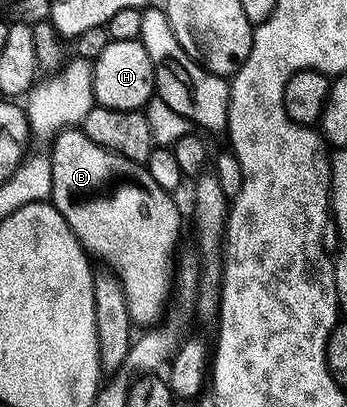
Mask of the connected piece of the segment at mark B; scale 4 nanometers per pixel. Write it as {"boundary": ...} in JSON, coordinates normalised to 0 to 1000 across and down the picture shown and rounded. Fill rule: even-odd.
{"boundary":[[[239,317],[173,322],[150,342],[144,366],[150,504],[167,521],[179,521],[190,550],[202,550],[245,624],[268,636],[291,634],[300,641],[291,646],[334,673],[360,717],[363,757],[372,759],[378,789],[395,803],[403,799],[403,806],[447,803],[484,752],[484,730],[501,722],[501,686],[513,673],[507,602],[519,595],[519,516],[496,489],[504,484],[487,469],[455,462],[432,423],[406,400],[380,398],[349,378],[271,354],[271,344],[259,344]]]}

